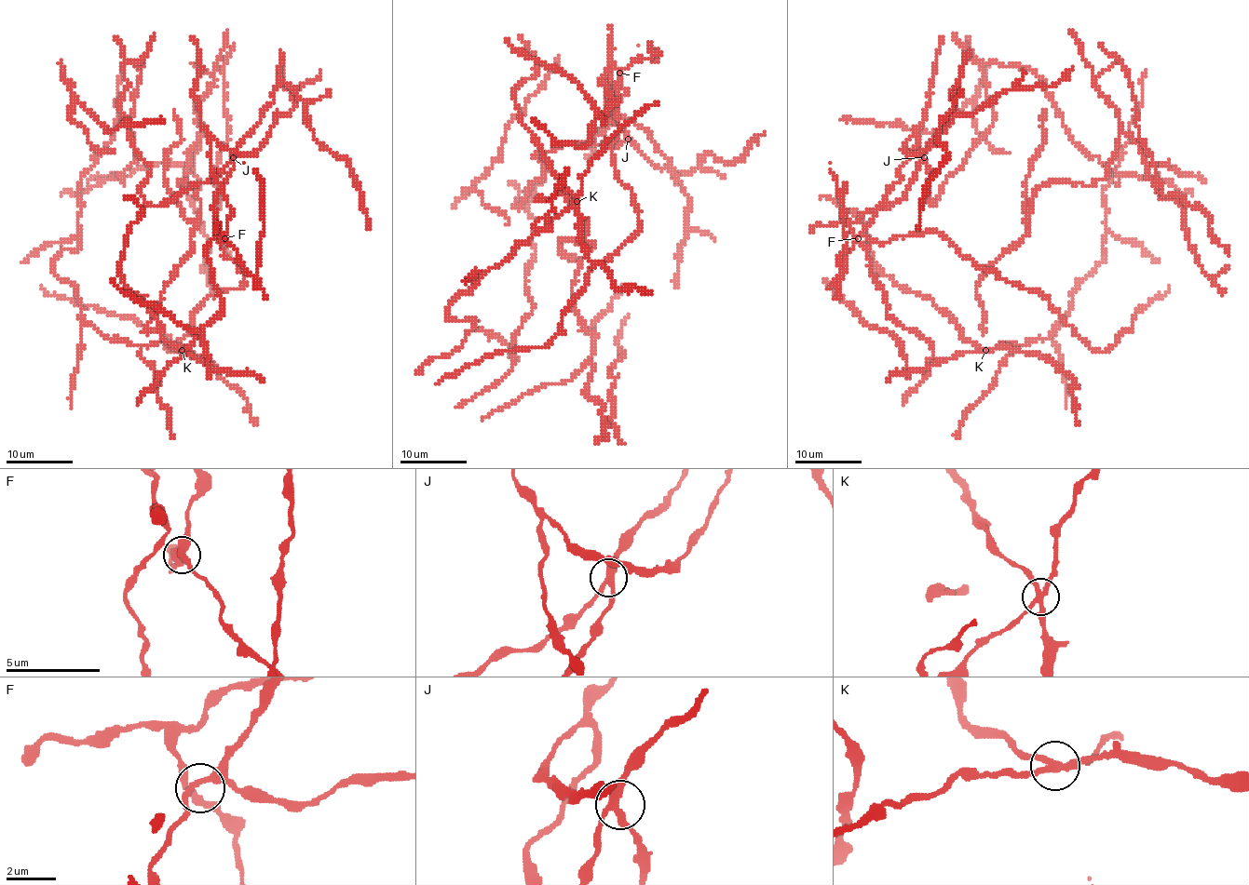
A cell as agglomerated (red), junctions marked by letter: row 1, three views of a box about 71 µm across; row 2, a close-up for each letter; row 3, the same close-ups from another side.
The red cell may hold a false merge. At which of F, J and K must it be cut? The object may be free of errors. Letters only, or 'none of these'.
none of these

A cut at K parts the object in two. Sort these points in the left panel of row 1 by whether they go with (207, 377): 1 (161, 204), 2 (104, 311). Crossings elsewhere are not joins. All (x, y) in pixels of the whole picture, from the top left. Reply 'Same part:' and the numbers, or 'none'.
Same part: none

